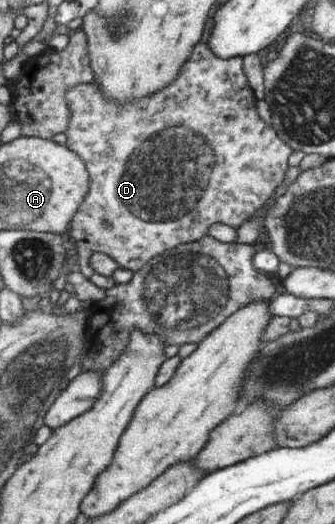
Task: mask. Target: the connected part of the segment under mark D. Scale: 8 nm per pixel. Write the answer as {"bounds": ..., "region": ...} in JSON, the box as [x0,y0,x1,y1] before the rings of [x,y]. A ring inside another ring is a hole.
{"bounds":[64,44,294,287],"region":[[[198,44],[166,89],[150,97],[133,102],[107,100],[92,82],[73,85],[66,91],[65,100],[72,115],[64,131],[65,144],[82,157],[82,162],[86,161],[85,169],[90,169],[92,185],[86,205],[78,209],[78,217],[74,217],[69,233],[76,249],[79,272],[87,281],[102,287],[102,275],[88,265],[92,253],[104,253],[118,268],[135,272],[154,256],[201,239],[214,224],[222,223],[234,229],[246,225],[254,218],[254,213],[282,189],[286,173],[290,173],[294,149],[270,124],[258,119],[254,109],[256,99],[240,65],[240,57],[219,58],[206,44]],[[134,143],[140,143],[140,147],[132,151]]]}

